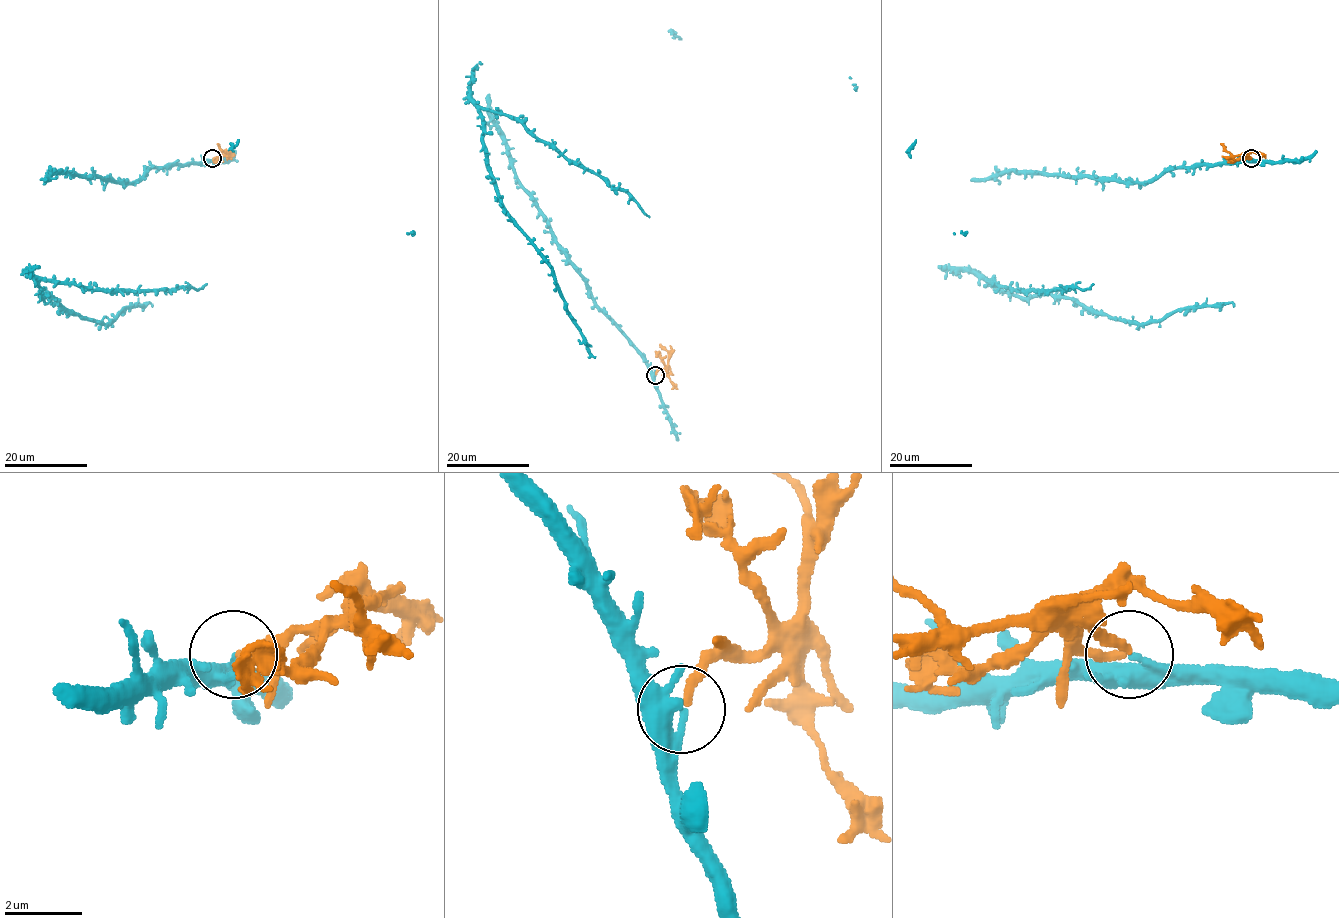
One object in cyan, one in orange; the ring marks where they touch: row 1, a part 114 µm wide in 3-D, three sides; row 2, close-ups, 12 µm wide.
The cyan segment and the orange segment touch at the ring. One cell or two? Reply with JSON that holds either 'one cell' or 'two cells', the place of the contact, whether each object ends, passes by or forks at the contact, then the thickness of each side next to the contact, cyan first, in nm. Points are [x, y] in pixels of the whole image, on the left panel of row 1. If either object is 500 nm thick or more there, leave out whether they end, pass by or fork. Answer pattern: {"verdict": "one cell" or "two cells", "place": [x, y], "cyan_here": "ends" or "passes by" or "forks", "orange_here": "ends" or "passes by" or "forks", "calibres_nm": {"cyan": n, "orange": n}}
{"verdict": "two cells", "place": [212, 158], "cyan_here": "ends", "orange_here": "ends", "calibres_nm": {"cyan": 180, "orange": 240}}

